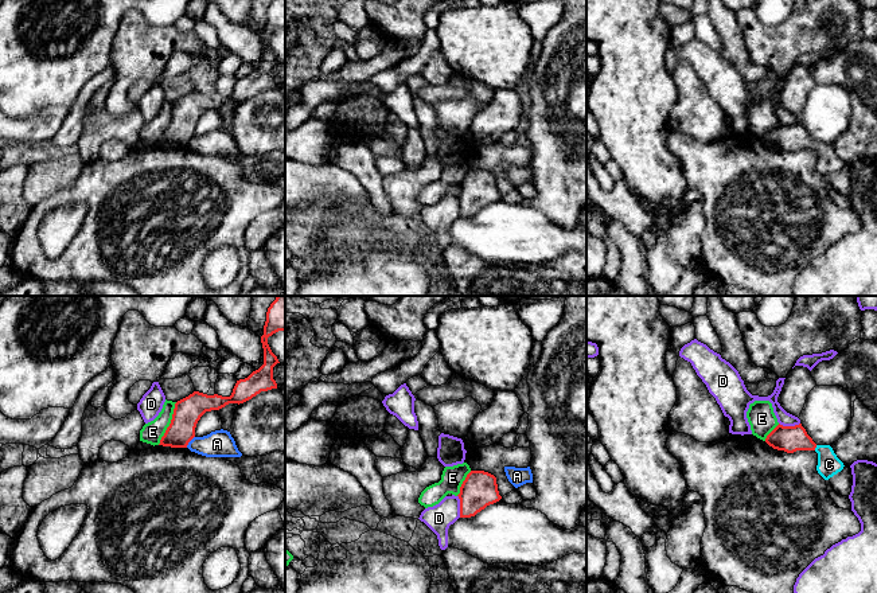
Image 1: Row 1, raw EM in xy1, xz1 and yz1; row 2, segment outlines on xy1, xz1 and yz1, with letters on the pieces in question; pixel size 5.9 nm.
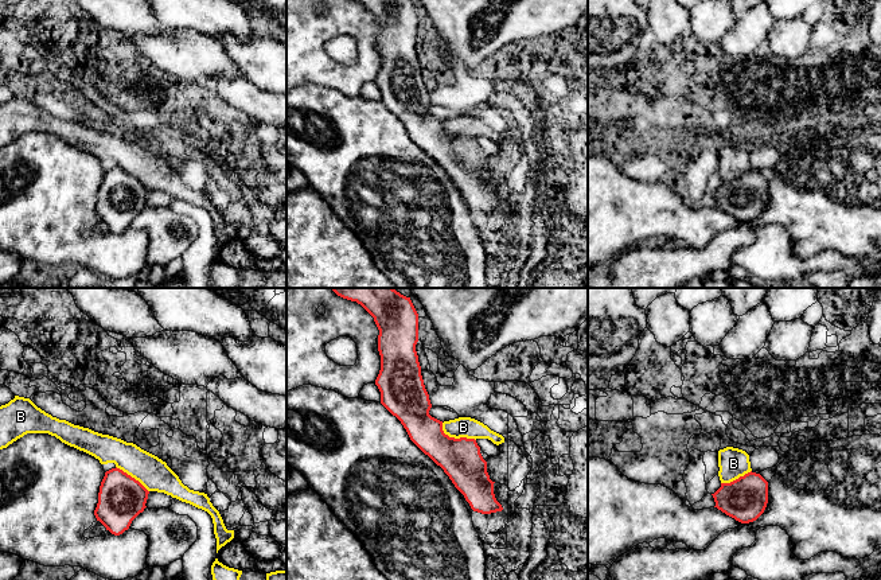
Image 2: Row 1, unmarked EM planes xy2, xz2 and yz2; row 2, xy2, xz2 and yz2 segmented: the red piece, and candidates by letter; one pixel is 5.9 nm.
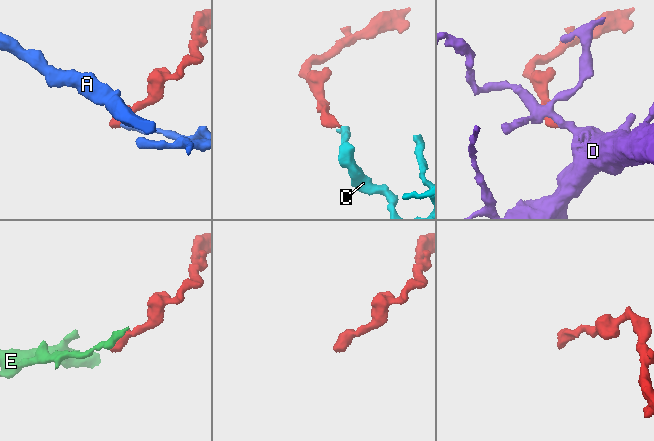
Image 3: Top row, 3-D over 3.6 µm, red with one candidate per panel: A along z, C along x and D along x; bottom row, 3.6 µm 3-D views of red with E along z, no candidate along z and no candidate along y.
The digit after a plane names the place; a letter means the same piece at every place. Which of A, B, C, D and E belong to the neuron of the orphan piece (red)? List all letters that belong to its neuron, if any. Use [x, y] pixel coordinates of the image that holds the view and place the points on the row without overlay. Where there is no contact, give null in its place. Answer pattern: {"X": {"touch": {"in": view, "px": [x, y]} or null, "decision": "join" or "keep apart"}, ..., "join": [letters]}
{"A": {"touch": {"in": "xy1", "px": [190, 139]}, "decision": "keep apart"}, "B": {"touch": {"in": "xz2", "px": [453, 136]}, "decision": "keep apart"}, "C": {"touch": {"in": "yz1", "px": [815, 145]}, "decision": "join"}, "D": {"touch": {"in": "xz1", "px": [460, 205]}, "decision": "keep apart"}, "E": {"touch": {"in": "xy1", "px": [170, 123]}, "decision": "keep apart"}, "join": ["C"]}

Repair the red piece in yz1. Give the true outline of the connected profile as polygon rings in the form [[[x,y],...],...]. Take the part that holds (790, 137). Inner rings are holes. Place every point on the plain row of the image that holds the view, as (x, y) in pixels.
[[[802,122],[795,125],[777,124],[765,137],[765,141],[777,149],[794,152],[796,149],[815,149],[818,152],[818,172],[829,179],[843,168],[843,161],[837,156],[830,144],[816,144]]]

